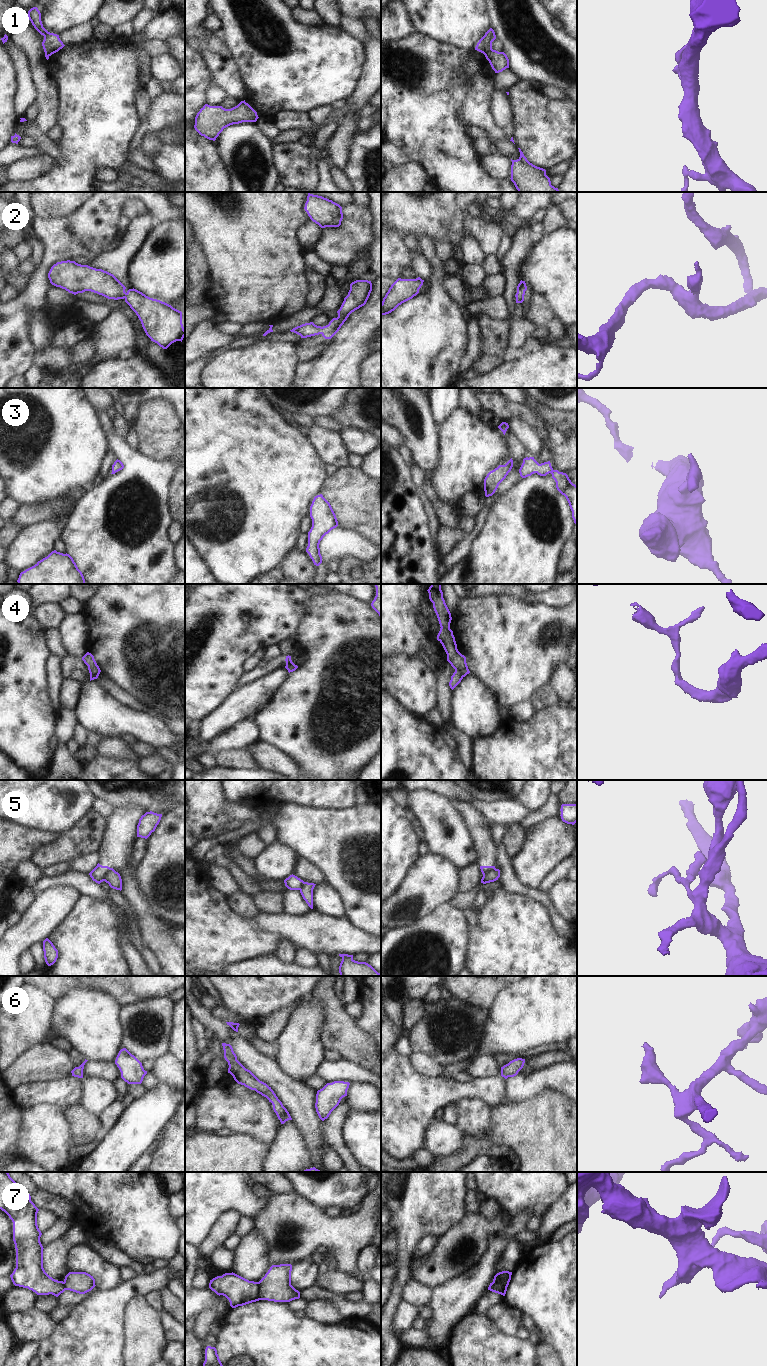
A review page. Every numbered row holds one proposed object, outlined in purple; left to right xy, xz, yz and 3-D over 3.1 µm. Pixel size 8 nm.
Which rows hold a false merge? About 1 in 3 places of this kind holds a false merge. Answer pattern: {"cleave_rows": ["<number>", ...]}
{"cleave_rows": ["1", "4", "5", "7"]}

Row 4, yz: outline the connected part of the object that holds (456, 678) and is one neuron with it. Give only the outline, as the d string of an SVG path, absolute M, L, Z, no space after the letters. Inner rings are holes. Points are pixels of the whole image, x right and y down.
M455 670L449 682L450 688L453 690L461 682L462 679L463 676L461 675L461 673Z

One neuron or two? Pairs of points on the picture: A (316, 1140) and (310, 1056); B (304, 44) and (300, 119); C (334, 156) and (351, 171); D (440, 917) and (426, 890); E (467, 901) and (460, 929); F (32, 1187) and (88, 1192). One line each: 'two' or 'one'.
A: two
B: two
C: two
D: two
E: two
F: two

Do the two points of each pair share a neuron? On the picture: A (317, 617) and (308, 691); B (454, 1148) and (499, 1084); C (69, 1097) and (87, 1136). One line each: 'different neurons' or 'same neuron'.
A: same neuron
B: different neurons
C: different neurons

